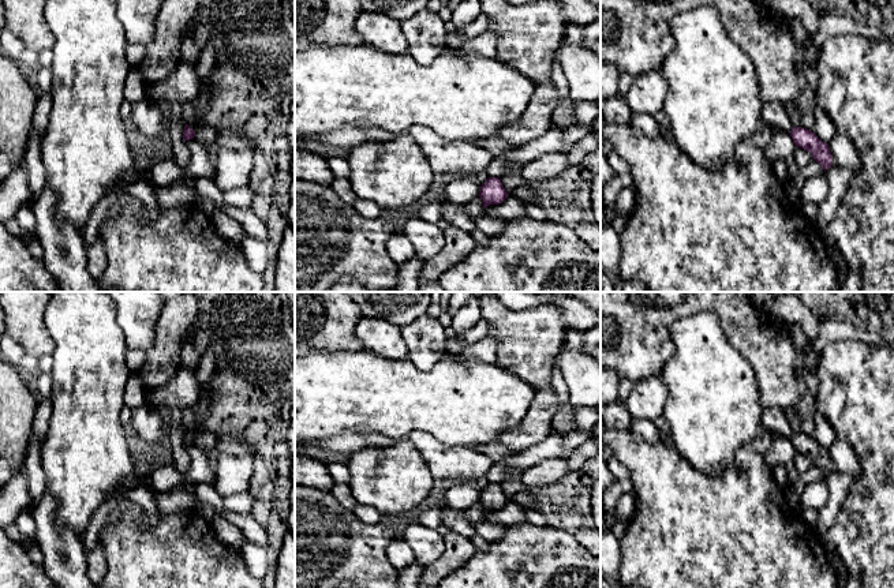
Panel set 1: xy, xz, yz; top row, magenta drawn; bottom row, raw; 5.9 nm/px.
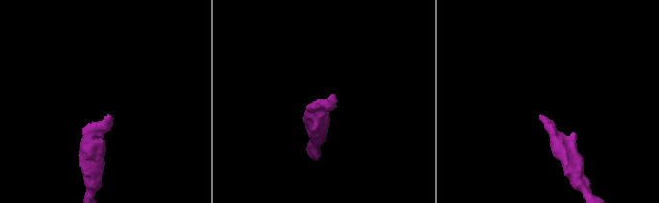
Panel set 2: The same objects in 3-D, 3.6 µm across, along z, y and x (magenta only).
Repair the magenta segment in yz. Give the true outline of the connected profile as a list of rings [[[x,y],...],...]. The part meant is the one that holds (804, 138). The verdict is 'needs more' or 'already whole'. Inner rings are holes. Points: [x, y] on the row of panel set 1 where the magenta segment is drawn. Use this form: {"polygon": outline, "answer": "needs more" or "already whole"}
{"polygon": [[[793,127],[790,136],[797,147],[809,151],[824,172],[833,166],[833,156],[828,143],[822,142],[815,132],[803,127]]], "answer": "already whole"}

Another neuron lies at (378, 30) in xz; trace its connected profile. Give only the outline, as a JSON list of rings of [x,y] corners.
[[[362,11],[355,19],[355,30],[366,45],[384,53],[408,53],[401,23],[385,14]]]

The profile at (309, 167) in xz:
[[[295,147],[295,177],[302,181],[330,186],[336,176],[328,165],[328,158]]]

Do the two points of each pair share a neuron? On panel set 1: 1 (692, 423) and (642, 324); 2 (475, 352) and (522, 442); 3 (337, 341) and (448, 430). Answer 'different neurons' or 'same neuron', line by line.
1: different neurons
2: different neurons
3: different neurons

